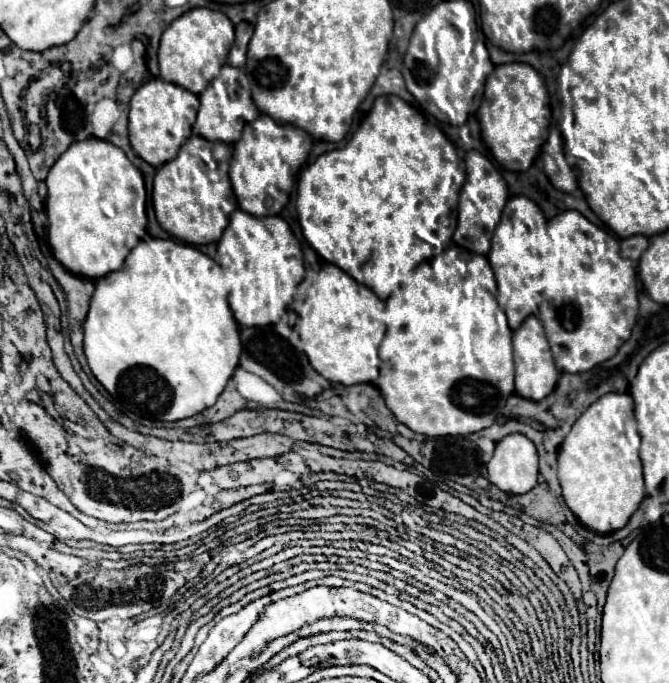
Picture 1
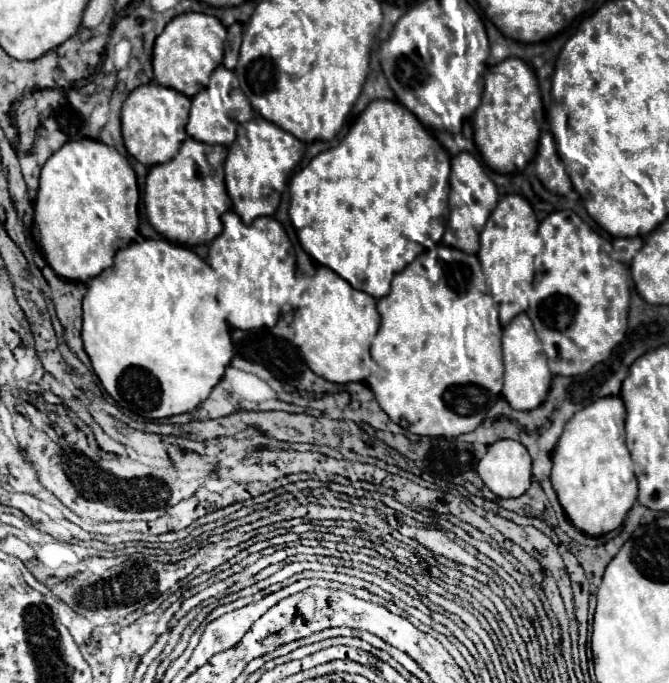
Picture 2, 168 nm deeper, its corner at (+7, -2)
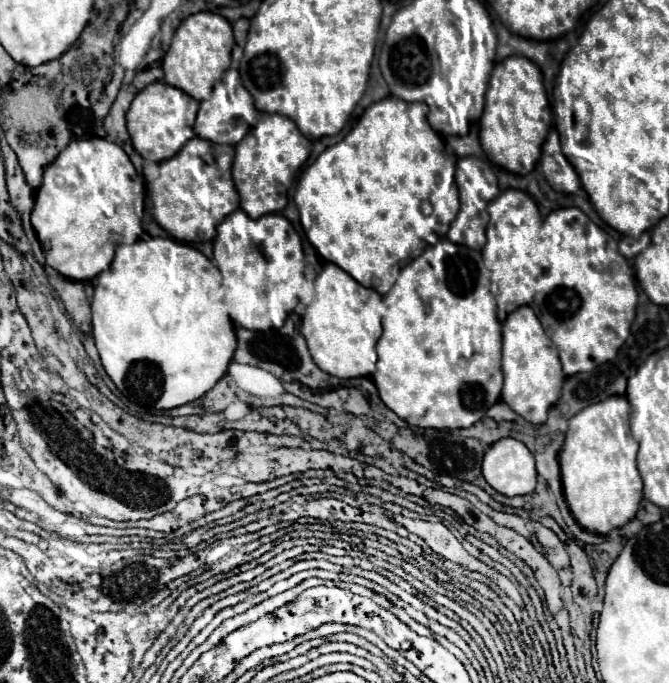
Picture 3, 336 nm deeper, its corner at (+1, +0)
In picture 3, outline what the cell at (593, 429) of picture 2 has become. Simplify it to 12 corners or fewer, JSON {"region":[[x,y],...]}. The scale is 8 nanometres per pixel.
{"region":[[626,396],[584,407],[558,455],[580,527],[606,535],[642,501]]}

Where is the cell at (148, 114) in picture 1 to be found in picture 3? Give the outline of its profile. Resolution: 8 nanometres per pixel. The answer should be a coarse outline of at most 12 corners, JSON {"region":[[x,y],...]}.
{"region":[[150,83],[126,115],[134,149],[174,157],[194,137],[198,101]]}

